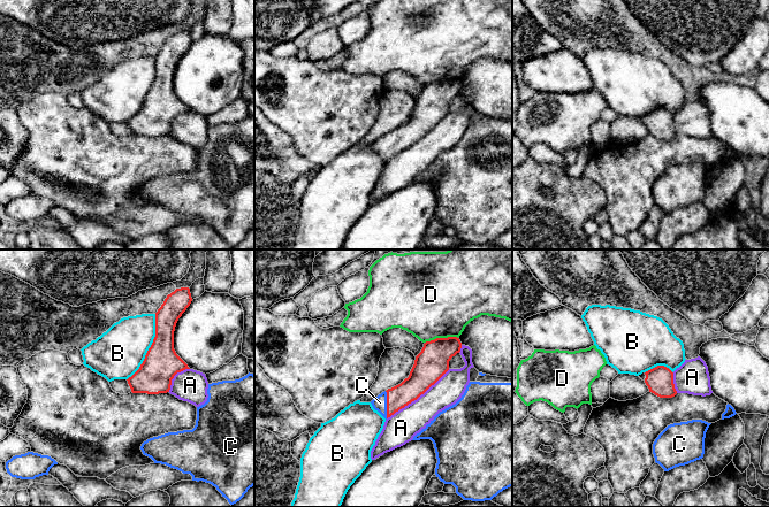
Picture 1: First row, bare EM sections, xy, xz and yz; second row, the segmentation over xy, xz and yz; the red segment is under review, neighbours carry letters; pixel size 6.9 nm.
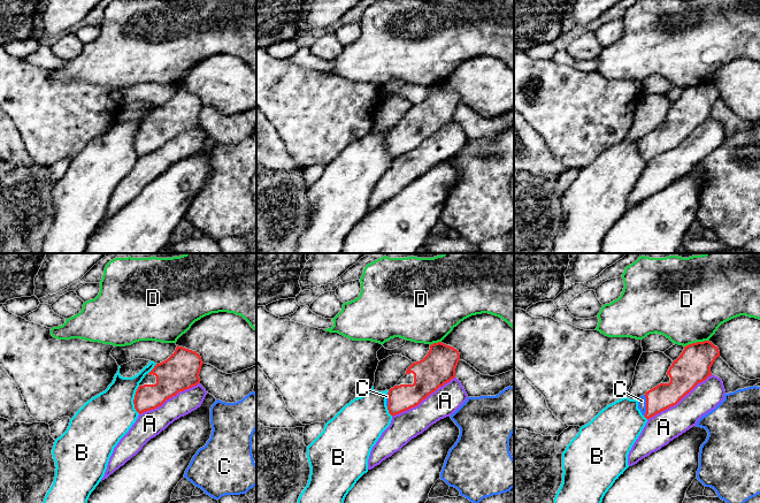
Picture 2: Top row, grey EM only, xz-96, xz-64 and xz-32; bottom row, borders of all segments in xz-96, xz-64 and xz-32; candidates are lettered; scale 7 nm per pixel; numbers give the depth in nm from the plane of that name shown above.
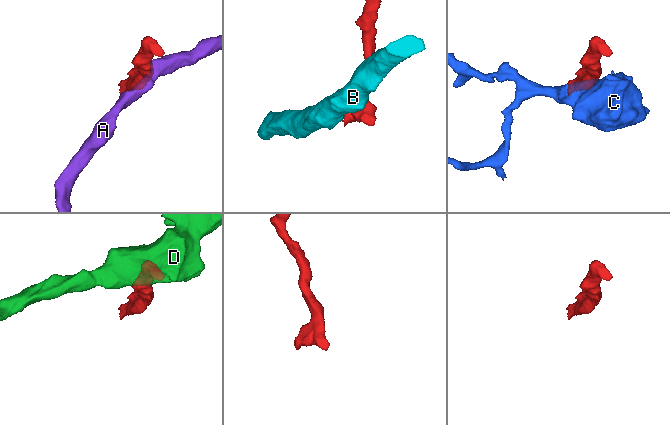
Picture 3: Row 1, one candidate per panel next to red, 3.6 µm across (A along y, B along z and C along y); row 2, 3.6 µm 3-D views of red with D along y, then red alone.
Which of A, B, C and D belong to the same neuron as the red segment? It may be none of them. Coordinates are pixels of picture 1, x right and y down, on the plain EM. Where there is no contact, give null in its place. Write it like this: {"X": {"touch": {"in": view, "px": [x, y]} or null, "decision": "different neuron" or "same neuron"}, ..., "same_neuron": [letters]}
{"A": {"touch": {"in": "xz", "px": [418, 139]}, "decision": "different neuron"}, "B": {"touch": {"in": "xy", "px": [150, 90]}, "decision": "different neuron"}, "C": {"touch": {"in": "xz", "px": [387, 147]}, "decision": "same neuron"}, "D": {"touch": {"in": "xz", "px": [441, 81]}, "decision": "different neuron"}, "same_neuron": ["C"]}

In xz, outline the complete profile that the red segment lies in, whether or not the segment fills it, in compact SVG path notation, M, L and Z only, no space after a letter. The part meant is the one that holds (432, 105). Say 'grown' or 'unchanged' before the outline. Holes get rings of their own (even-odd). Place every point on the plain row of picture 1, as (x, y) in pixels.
grown | M457 79L436 80L426 84L416 99L408 121L374 140L371 146L386 162L434 128L448 113L449 103L460 94Z

